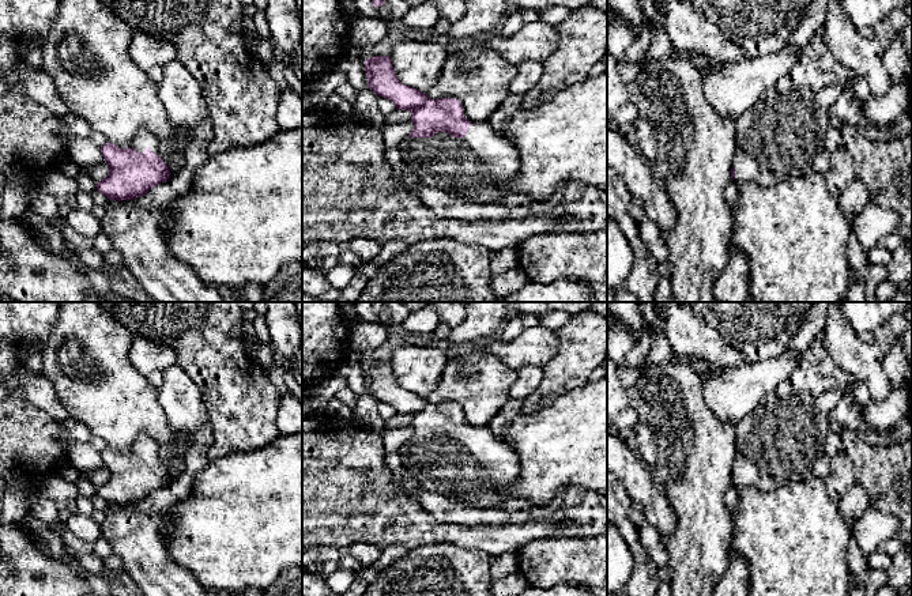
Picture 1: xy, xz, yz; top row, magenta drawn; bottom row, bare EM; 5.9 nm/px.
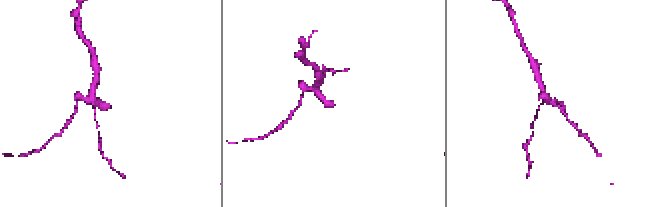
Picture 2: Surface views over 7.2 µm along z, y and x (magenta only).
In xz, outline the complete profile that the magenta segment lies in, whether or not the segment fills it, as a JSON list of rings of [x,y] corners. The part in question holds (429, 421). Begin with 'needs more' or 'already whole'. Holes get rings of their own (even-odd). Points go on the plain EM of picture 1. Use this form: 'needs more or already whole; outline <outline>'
needs more; outline [[[389,361],[366,363],[365,378],[368,392],[374,399],[392,405],[396,415],[411,418],[414,433],[397,453],[421,490],[446,498],[452,506],[505,509],[515,502],[513,498],[504,497],[510,493],[510,484],[520,474],[520,459],[510,444],[487,426],[468,426],[459,404],[431,404],[427,399],[400,388]]]

